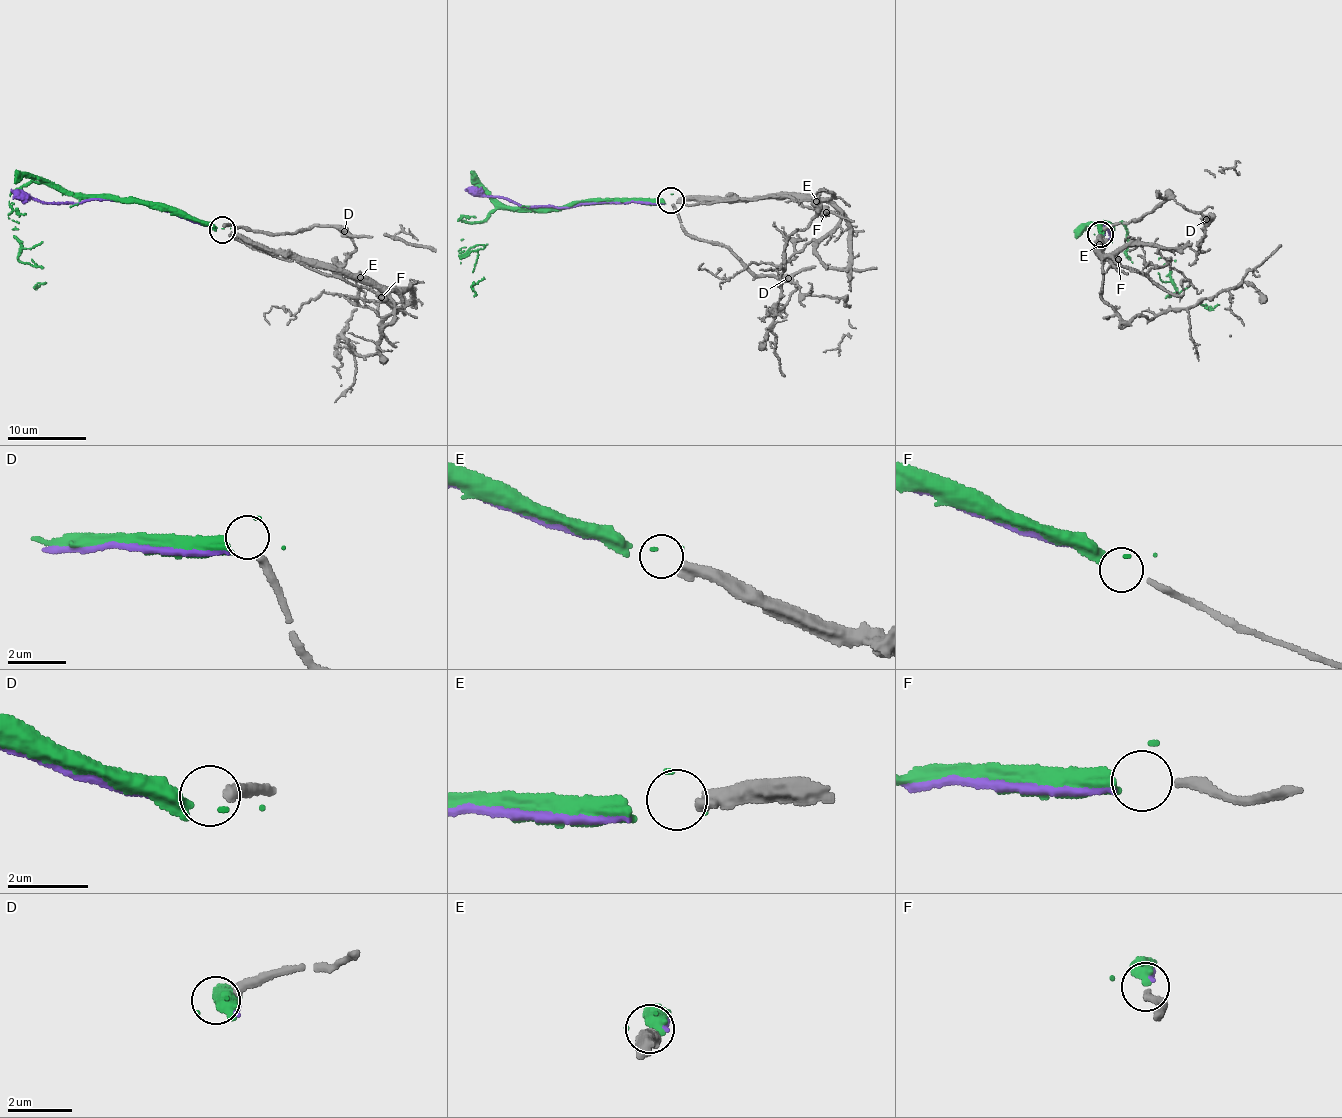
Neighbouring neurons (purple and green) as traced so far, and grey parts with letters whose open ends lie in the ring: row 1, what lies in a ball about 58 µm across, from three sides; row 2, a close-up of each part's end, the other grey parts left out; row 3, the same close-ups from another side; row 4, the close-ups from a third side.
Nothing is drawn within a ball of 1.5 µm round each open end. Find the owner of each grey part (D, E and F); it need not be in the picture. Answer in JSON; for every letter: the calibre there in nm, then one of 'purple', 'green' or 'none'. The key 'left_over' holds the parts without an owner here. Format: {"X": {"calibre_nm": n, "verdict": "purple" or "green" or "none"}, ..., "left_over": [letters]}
{"D": {"calibre_nm": 300, "verdict": "none"}, "E": {"calibre_nm": 400, "verdict": "green"}, "F": {"calibre_nm": 240, "verdict": "purple"}, "left_over": ["D"]}

